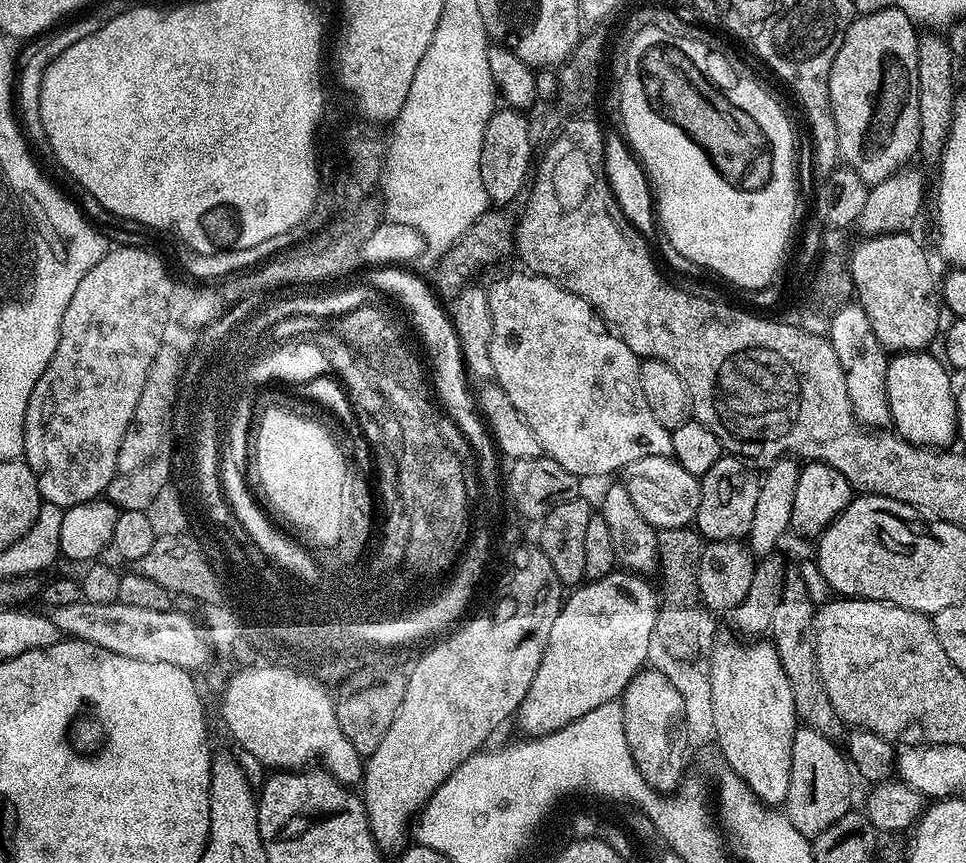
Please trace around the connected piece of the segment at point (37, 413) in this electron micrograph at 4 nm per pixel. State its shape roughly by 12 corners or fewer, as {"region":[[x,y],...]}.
{"region":[[140,246],[78,282],[26,406],[41,501],[103,497],[174,280]]}

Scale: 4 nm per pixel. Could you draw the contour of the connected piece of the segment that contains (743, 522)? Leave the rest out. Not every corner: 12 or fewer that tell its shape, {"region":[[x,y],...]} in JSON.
{"region":[[721,455],[699,477],[694,527],[708,542],[740,542],[760,480]]}

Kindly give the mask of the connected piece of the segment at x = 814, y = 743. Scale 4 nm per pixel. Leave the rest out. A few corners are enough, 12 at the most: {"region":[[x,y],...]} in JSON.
{"region":[[797,727],[783,815],[814,838],[853,807],[854,772]]}

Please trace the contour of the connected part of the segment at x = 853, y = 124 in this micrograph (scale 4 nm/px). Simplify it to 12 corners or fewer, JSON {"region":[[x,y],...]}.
{"region":[[857,15],[830,66],[840,160],[869,186],[920,147],[917,25]]}

